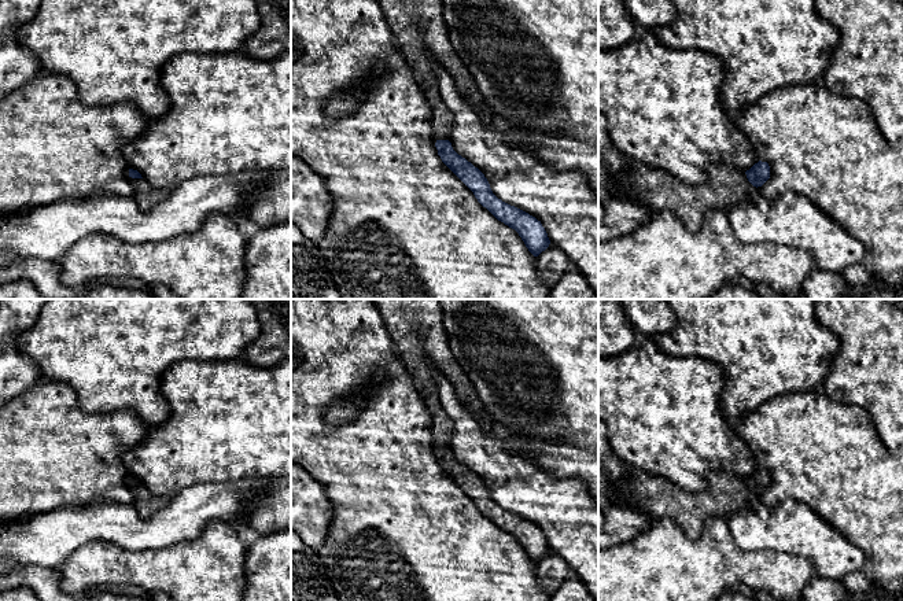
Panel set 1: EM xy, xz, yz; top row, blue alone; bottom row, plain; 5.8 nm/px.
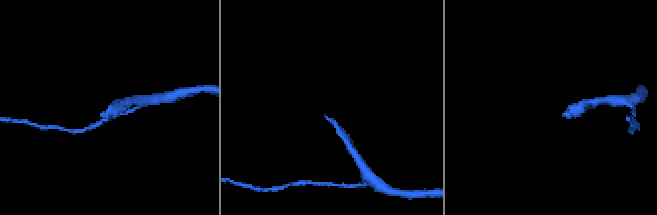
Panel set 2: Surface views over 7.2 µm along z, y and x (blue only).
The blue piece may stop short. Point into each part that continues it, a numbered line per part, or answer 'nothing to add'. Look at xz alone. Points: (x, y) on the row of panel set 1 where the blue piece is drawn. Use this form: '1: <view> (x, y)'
1: xz (419, 26)

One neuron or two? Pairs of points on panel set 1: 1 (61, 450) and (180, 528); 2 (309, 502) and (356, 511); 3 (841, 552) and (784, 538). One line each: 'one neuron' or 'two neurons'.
1: two neurons
2: two neurons
3: one neuron

